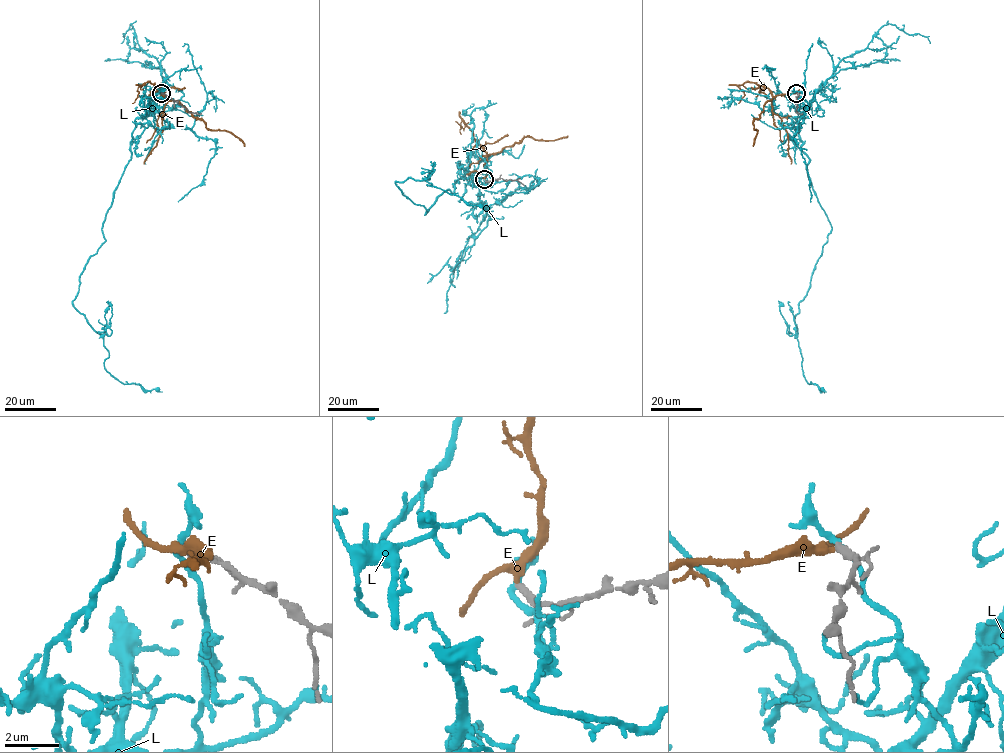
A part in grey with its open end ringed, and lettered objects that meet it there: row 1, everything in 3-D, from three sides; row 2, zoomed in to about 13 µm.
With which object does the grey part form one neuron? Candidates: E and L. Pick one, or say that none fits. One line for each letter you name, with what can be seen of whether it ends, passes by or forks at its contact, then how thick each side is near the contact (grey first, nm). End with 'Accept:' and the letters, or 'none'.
E: it passes by; calibres 200 and 240 nm
Accept: E

